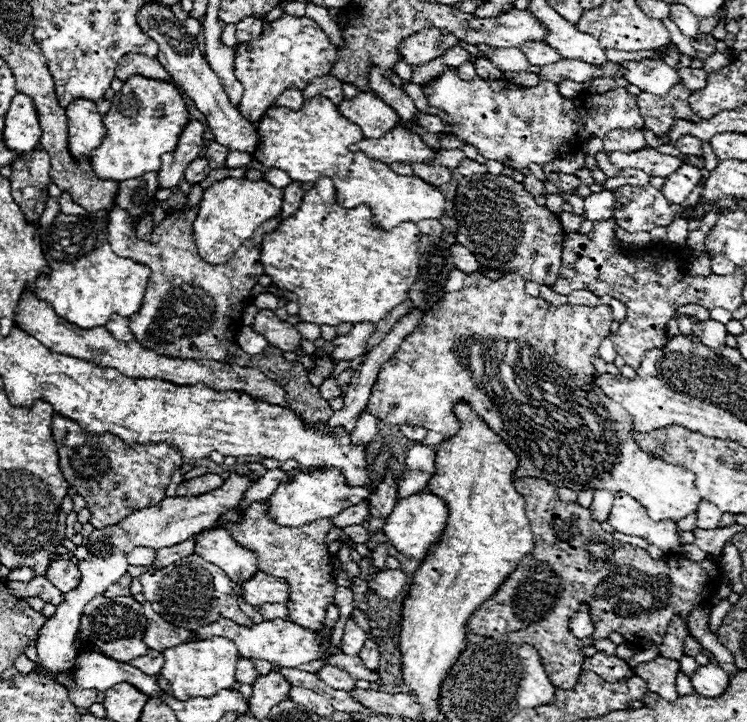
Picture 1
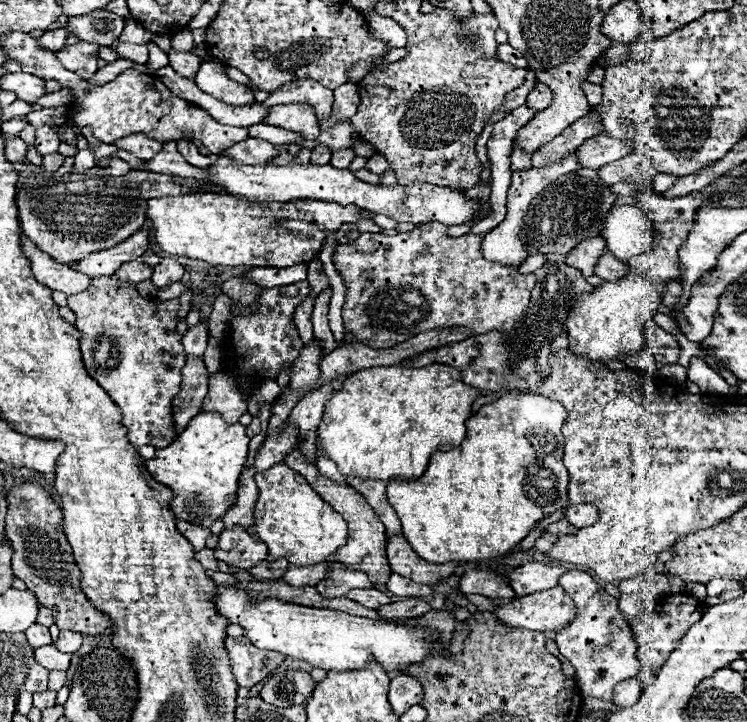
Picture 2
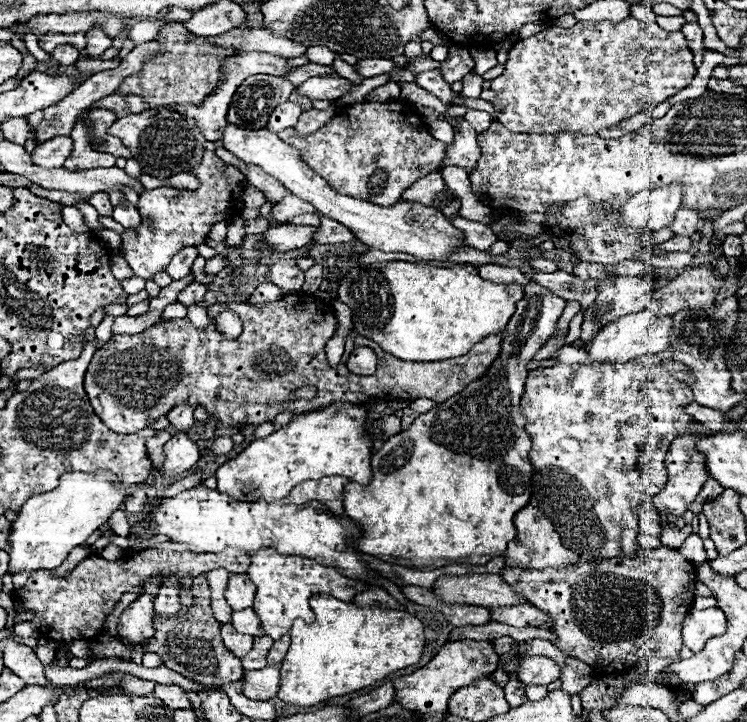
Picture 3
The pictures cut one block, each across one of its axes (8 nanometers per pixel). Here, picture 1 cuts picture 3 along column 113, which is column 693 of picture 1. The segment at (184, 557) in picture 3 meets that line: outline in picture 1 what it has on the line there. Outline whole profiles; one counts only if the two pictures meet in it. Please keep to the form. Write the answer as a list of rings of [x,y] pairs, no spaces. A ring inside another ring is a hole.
[[[516,478],[516,488],[526,500],[526,516],[532,524],[536,548],[520,560],[498,592],[482,602],[468,618],[466,628],[476,636],[534,646],[556,688],[574,688],[582,672],[582,648],[608,638],[610,632],[620,632],[630,644],[638,646],[642,642],[662,644],[670,620],[674,616],[688,618],[706,600],[706,592],[712,593],[706,581],[720,578],[720,569],[711,560],[695,562],[684,556],[652,560],[644,548],[612,538],[592,520],[588,508],[562,502],[556,486],[548,480]],[[582,606],[588,608],[594,634],[578,640],[572,636],[568,620]]]

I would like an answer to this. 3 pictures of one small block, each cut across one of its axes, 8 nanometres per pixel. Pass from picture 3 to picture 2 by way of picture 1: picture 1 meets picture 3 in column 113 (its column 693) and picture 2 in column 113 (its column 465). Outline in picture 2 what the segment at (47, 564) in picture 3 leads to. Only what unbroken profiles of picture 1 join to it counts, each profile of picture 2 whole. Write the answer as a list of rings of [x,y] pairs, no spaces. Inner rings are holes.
[[[108,276],[92,278],[92,286],[84,292],[68,296],[68,308],[76,314],[76,328],[82,332],[80,336],[80,352],[84,360],[84,368],[88,374],[110,394],[116,406],[122,410],[122,426],[128,430],[128,440],[132,446],[154,446],[164,448],[178,434],[174,430],[174,420],[170,416],[172,398],[180,390],[182,368],[186,364],[186,352],[182,348],[180,336],[176,334],[176,312],[180,308],[178,300],[166,302],[150,302],[138,296],[136,288],[122,286],[114,288],[114,280]]]

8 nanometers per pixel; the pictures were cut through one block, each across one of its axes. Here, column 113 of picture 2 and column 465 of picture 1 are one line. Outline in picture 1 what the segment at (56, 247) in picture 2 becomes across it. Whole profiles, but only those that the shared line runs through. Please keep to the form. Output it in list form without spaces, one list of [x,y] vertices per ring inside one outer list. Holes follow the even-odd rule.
[[[472,174],[458,184],[454,198],[458,220],[456,238],[480,262],[482,268],[516,272],[526,282],[554,284],[562,266],[562,224],[546,206],[538,206],[520,182],[508,176]]]

